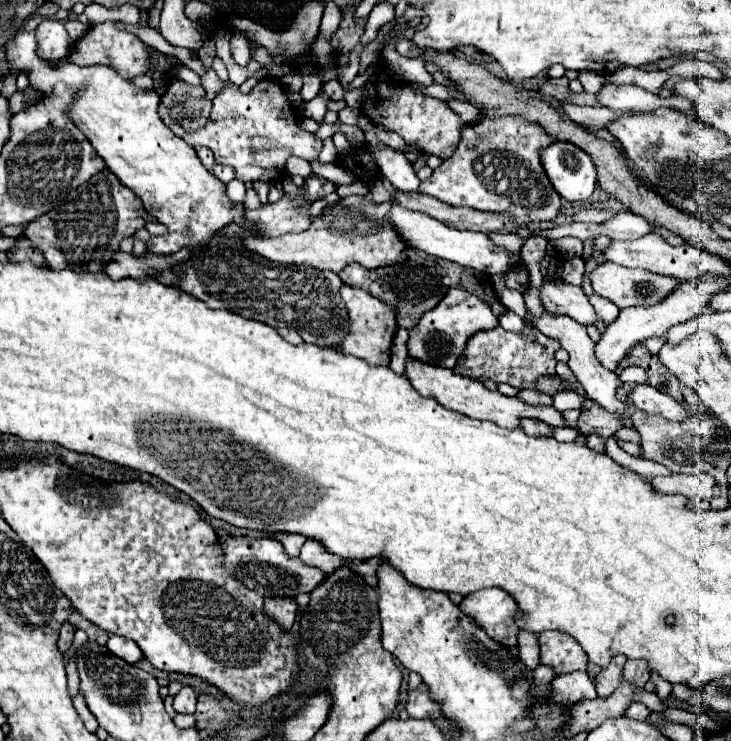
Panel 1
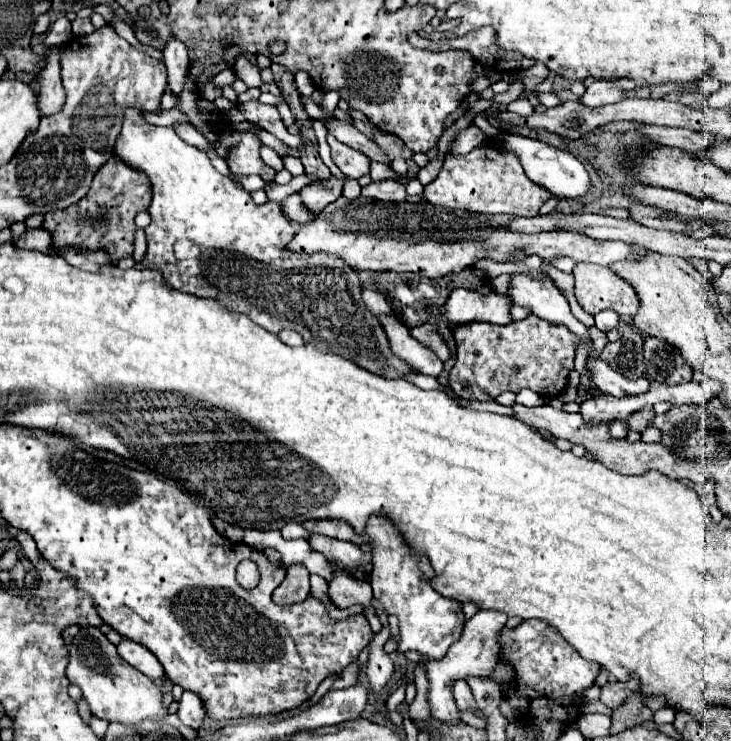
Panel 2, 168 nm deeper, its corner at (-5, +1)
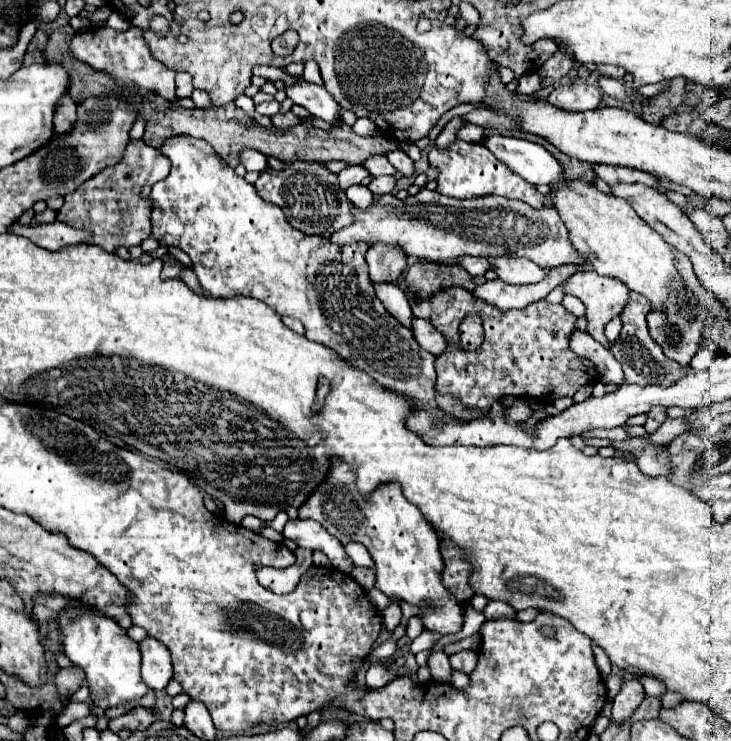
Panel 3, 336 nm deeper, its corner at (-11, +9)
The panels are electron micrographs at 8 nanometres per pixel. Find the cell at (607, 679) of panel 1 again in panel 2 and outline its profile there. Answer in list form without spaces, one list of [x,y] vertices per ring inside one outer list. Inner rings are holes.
[[[637,677],[629,679],[627,683],[621,683],[621,681],[615,681],[615,683],[607,683],[603,689],[601,689],[601,701],[611,707],[611,709],[617,709],[621,707],[627,697],[631,697],[637,689],[641,687],[641,681]]]

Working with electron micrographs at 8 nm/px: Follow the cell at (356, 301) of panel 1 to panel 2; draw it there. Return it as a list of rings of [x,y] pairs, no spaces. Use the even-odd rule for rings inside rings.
[[[363,289],[363,301],[375,317],[379,317],[381,313],[391,315],[391,305],[387,303],[385,295],[381,295],[377,289]]]

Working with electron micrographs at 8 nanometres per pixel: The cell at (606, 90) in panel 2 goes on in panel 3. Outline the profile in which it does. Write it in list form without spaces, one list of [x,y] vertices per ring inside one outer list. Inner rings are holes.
[[[573,81],[571,85],[561,85],[551,91],[547,103],[563,111],[589,111],[597,109],[601,103],[601,91],[589,83]]]

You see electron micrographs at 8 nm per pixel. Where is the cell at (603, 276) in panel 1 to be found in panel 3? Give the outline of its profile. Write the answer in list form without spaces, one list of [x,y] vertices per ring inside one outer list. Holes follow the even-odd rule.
[[[577,271],[565,283],[565,293],[575,295],[587,307],[589,335],[605,347],[611,343],[603,335],[603,327],[609,319],[621,313],[629,299],[629,287],[615,277],[597,275],[597,271]]]

